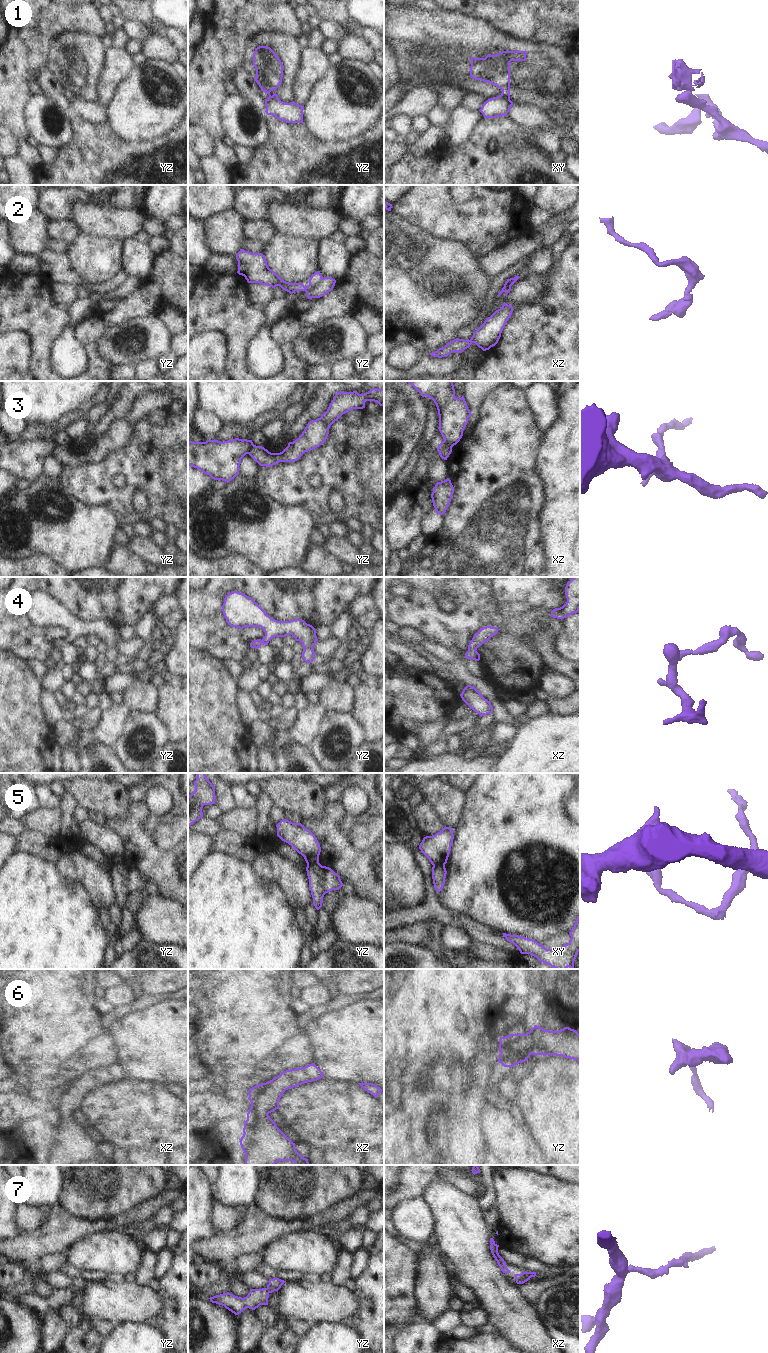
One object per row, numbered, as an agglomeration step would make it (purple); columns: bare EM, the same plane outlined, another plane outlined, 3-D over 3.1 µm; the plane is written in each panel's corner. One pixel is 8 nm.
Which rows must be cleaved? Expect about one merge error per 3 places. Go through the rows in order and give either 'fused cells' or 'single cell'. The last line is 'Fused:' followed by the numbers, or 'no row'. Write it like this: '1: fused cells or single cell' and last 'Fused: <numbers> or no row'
1: fused cells
2: fused cells
3: fused cells
4: single cell
5: fused cells
6: single cell
7: single cell
Fused: 1, 2, 3, 5

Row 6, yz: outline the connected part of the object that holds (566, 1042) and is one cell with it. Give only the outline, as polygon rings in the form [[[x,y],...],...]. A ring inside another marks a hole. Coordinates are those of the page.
[[[534,1025],[526,1034],[501,1037],[499,1050],[498,1062],[504,1067],[525,1062],[531,1054],[556,1055],[580,1061],[580,1035],[569,1027],[549,1031]]]

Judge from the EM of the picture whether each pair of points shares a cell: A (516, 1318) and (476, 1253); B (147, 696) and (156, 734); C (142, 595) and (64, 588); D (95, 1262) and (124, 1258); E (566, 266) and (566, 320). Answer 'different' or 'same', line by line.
A: same
B: different
C: same
D: same
E: same

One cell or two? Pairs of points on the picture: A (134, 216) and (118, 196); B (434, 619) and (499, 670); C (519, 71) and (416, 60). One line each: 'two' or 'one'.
A: two
B: one
C: one

